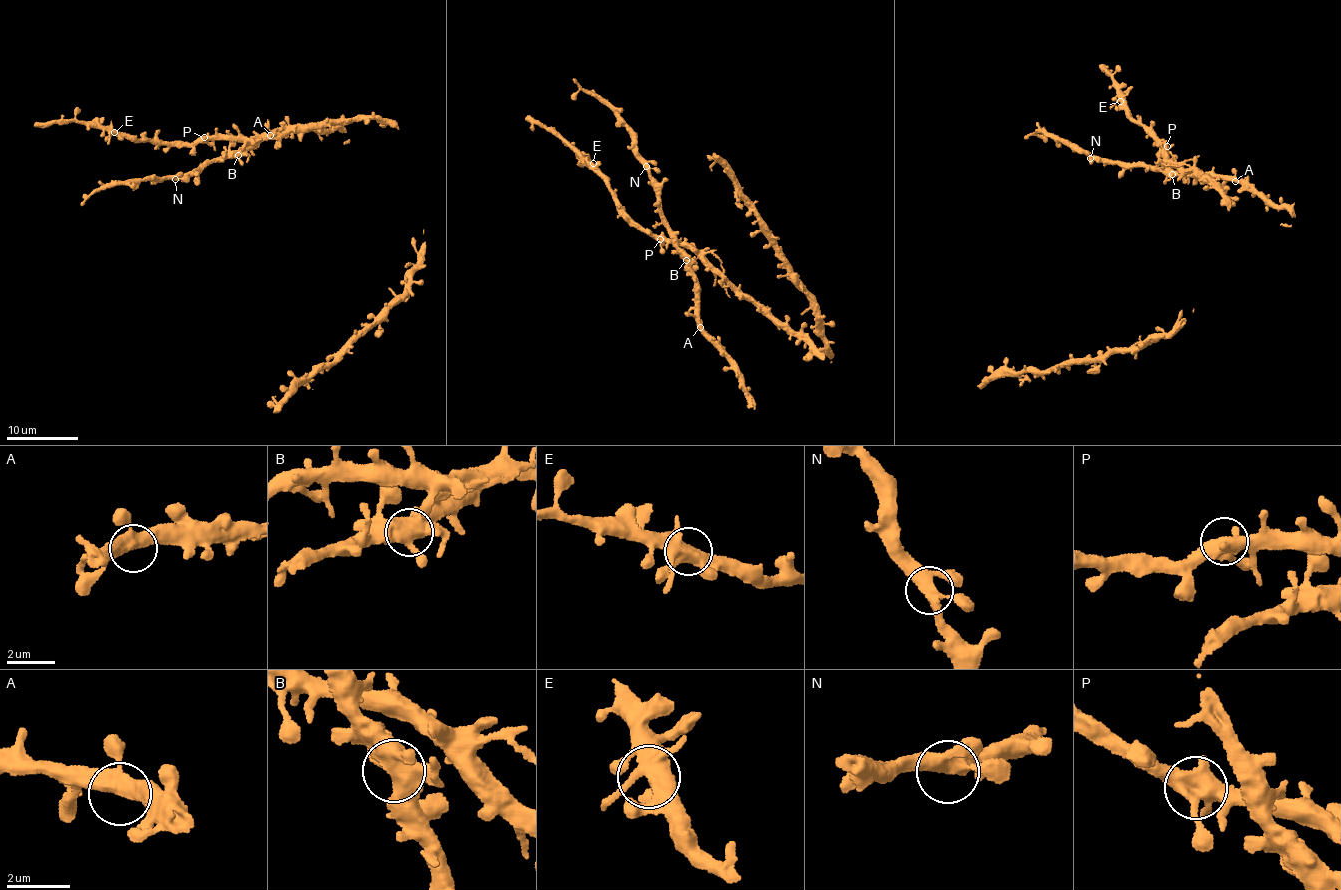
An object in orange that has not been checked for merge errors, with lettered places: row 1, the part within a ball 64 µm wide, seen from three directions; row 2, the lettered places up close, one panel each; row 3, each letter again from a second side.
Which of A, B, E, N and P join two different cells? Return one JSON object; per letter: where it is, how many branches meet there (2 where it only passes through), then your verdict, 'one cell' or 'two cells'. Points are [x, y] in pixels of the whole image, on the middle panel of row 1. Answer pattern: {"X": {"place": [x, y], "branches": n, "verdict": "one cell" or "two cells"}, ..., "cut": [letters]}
{"A": {"place": [700, 327], "branches": 3, "verdict": "one cell"}, "B": {"place": [686, 260], "branches": 4, "verdict": "one cell"}, "E": {"place": [593, 163], "branches": 6, "verdict": "one cell"}, "N": {"place": [646, 166], "branches": 4, "verdict": "one cell"}, "P": {"place": [660, 239], "branches": 4, "verdict": "one cell"}, "cut": []}

